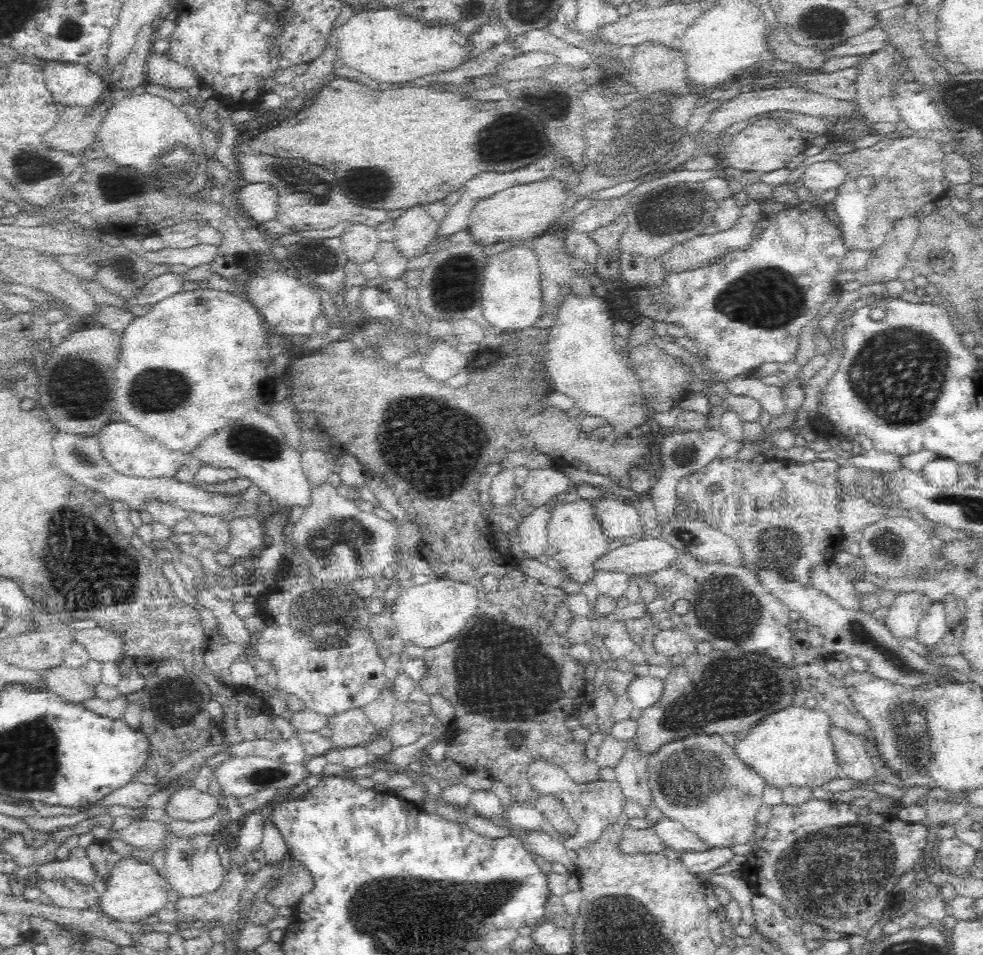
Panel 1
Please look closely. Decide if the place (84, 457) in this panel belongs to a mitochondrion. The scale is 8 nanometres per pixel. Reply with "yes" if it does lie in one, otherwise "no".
yes

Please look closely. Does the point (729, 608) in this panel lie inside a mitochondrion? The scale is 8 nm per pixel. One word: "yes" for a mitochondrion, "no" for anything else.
yes

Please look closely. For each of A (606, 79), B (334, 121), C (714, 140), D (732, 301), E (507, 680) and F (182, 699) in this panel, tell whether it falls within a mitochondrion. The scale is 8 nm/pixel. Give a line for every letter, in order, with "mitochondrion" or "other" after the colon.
A: other
B: other
C: other
D: mitochondrion
E: mitochondrion
F: mitochondrion

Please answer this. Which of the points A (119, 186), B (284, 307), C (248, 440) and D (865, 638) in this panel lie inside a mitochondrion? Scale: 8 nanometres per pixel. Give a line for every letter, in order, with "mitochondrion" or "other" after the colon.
A: mitochondrion
B: other
C: mitochondrion
D: mitochondrion

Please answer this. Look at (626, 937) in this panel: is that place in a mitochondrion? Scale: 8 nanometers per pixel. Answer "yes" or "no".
yes

